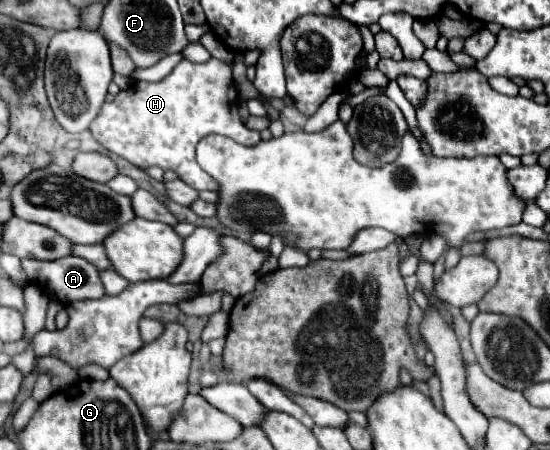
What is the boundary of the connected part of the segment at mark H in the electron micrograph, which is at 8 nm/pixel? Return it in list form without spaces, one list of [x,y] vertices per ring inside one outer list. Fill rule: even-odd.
[[[211,58],[203,64],[193,64],[189,60],[181,60],[171,74],[167,74],[159,82],[135,82],[125,92],[119,92],[113,102],[105,102],[101,108],[101,114],[91,122],[91,134],[93,138],[103,144],[107,150],[115,152],[117,156],[129,160],[131,164],[139,168],[159,166],[163,170],[173,170],[183,182],[193,186],[195,190],[213,190],[219,192],[219,182],[211,178],[195,158],[195,146],[201,138],[207,134],[223,134],[227,138],[233,138],[235,142],[243,146],[255,146],[261,142],[261,134],[257,130],[249,130],[237,112],[237,88],[233,84],[231,66]]]

